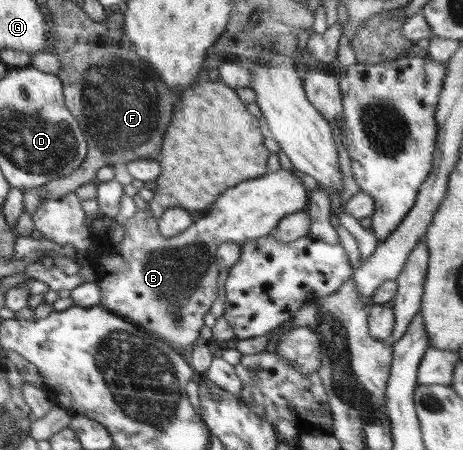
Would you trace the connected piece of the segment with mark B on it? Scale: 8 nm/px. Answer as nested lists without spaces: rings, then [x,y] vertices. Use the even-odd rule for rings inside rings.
[[[269,170],[260,178],[240,182],[223,191],[202,218],[193,221],[188,229],[172,237],[165,237],[159,233],[157,220],[150,209],[137,209],[135,215],[123,220],[125,235],[121,242],[113,242],[111,236],[104,237],[103,234],[93,233],[93,225],[89,223],[87,213],[81,208],[74,192],[55,200],[45,201],[37,207],[32,219],[34,228],[41,232],[43,239],[51,239],[59,246],[71,244],[76,254],[85,254],[85,266],[96,267],[95,283],[99,286],[100,305],[103,308],[112,314],[124,316],[135,326],[143,328],[145,332],[157,336],[159,340],[178,350],[191,346],[195,340],[201,338],[203,318],[211,310],[211,304],[219,294],[217,277],[220,269],[214,267],[218,246],[223,243],[241,244],[272,233],[287,213],[299,212],[308,206],[308,193],[301,180],[291,171]]]

